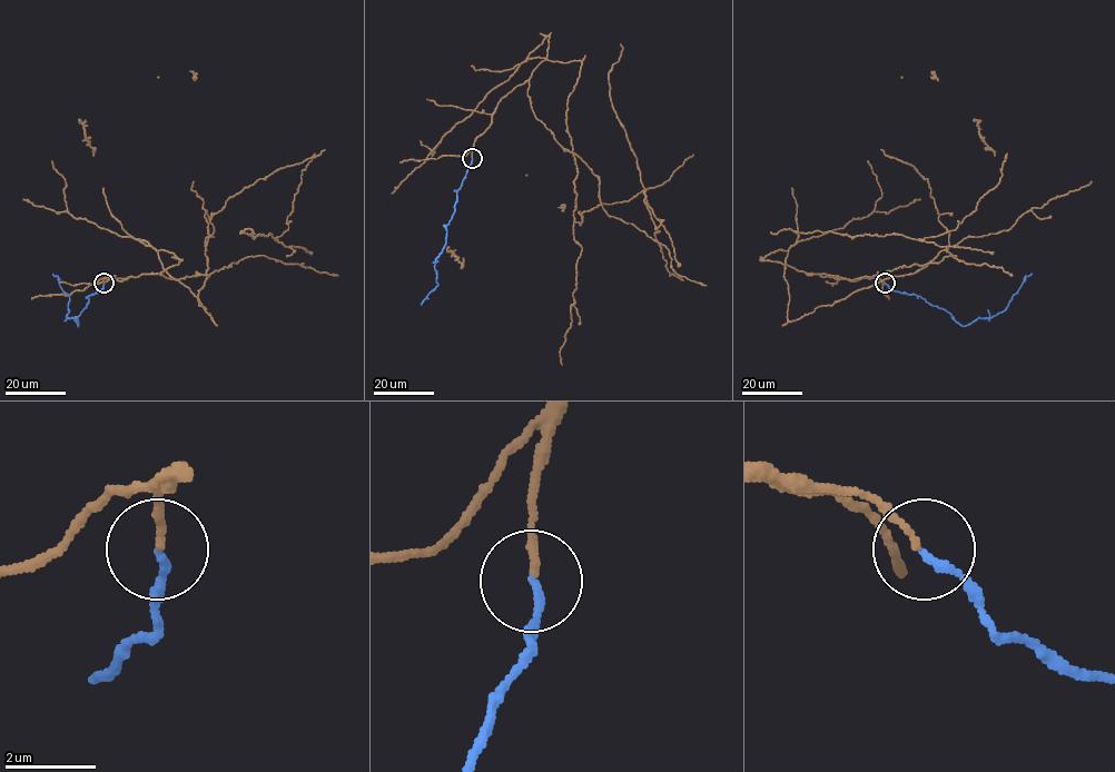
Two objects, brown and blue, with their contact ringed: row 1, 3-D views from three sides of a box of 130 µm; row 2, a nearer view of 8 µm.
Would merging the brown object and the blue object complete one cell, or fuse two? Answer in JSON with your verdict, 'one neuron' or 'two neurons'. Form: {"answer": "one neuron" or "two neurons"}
{"answer": "one neuron"}

